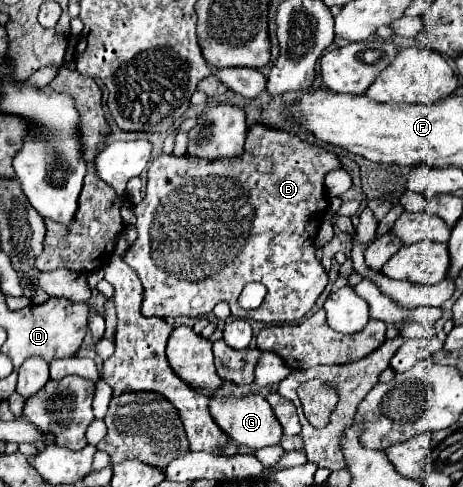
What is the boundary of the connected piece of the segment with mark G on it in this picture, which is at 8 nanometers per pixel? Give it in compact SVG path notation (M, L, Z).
M250 393L242 397L218 397L212 395L208 401L208 409L212 419L226 431L230 439L234 439L240 445L248 445L252 449L262 449L268 445L276 445L282 437L282 427L278 425L278 419L274 417L268 401L262 393Z

